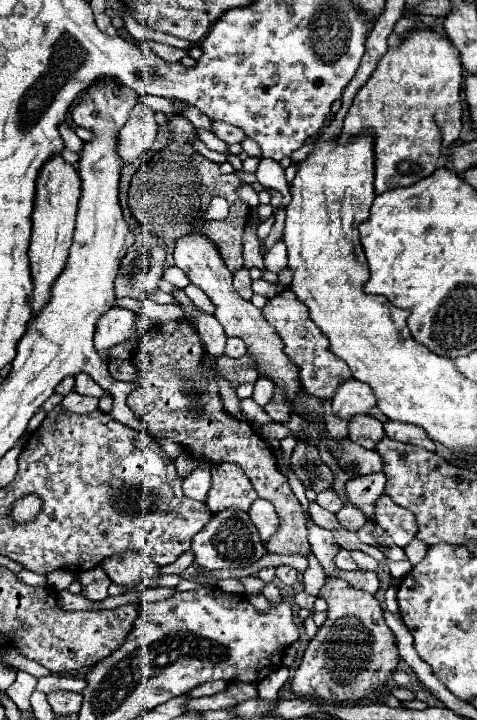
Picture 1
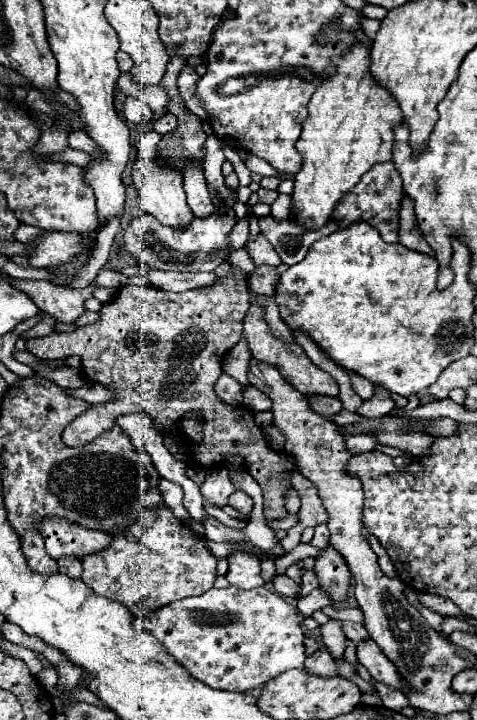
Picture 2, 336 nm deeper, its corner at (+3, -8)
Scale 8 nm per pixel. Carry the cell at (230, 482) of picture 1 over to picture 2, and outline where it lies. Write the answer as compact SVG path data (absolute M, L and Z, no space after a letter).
M236 490L236 492L228 498L228 504L230 504L234 510L238 510L240 514L250 514L250 512L252 512L252 498L250 498L246 492L242 492L242 490Z

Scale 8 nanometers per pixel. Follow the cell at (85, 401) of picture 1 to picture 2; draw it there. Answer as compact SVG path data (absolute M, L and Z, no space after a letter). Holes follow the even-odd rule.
M232 266L232 272L228 276L220 276L212 286L194 288L194 290L188 290L182 294L164 292L154 286L130 286L128 284L128 286L122 286L110 302L102 304L98 322L76 328L72 332L60 332L60 334L52 332L48 336L26 340L26 350L30 354L34 354L36 358L60 360L60 358L68 358L68 354L80 354L84 374L92 382L104 384L118 396L114 402L96 404L90 410L82 412L72 424L68 424L68 428L62 434L62 440L68 446L88 444L90 440L94 440L96 436L106 432L116 422L118 416L128 414L128 412L142 410L142 412L150 414L152 420L156 422L156 426L160 426L160 428L164 428L164 426L176 428L182 414L196 412L198 422L204 426L204 440L198 446L186 442L190 464L202 466L204 470L214 470L214 468L218 468L220 460L226 454L236 454L236 450L238 450L238 454L246 460L246 470L264 490L266 520L286 516L284 502L286 502L286 492L292 486L290 476L287 474L292 468L296 468L294 458L288 454L272 452L272 448L268 448L268 444L264 442L264 434L262 434L260 426L254 422L254 414L250 410L240 408L240 406L232 408L214 394L214 382L222 374L222 356L228 350L232 350L232 346L236 346L242 336L242 320L248 312L248 298L250 298L250 294L248 294L248 286L246 286L246 272L242 272L236 266ZM112 370L120 372L120 390L116 390L112 384Z

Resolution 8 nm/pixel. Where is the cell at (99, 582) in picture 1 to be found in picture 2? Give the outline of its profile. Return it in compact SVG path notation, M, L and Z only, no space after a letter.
M62 556L62 560L58 560L58 566L60 566L60 572L68 574L68 576L74 576L78 578L82 574L82 564L80 560L74 560L72 556Z

